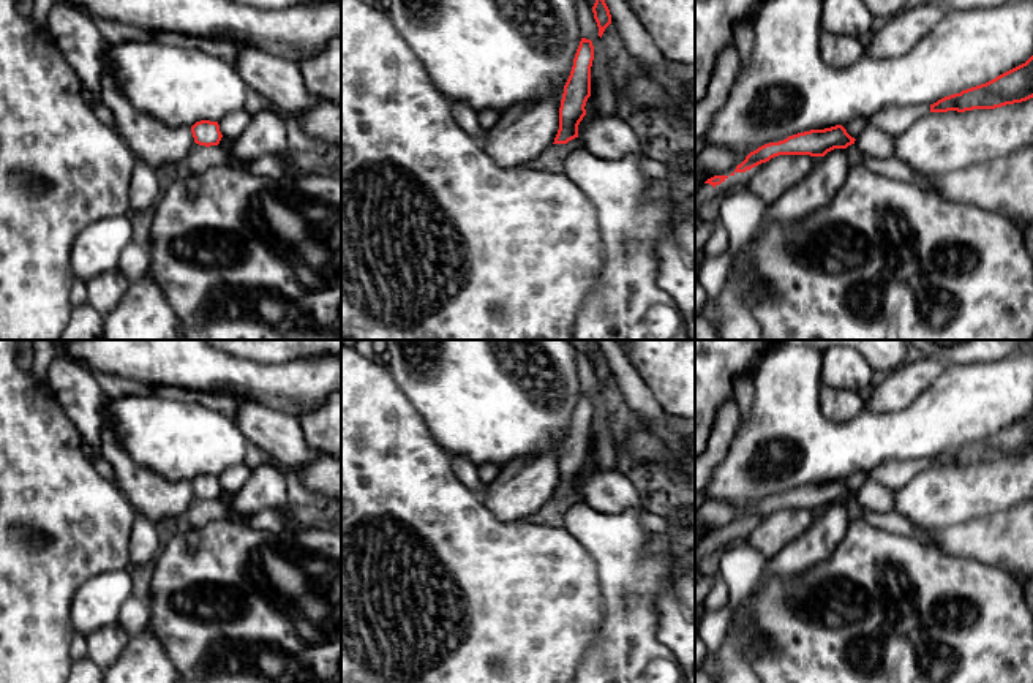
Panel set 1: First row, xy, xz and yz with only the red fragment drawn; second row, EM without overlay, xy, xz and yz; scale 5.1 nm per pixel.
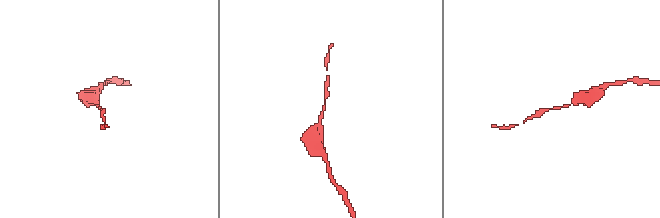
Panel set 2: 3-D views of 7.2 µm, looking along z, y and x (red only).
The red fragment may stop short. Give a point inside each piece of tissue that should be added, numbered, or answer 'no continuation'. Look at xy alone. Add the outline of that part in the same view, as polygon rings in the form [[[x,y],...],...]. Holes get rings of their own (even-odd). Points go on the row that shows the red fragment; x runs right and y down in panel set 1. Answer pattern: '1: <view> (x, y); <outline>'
no continuation

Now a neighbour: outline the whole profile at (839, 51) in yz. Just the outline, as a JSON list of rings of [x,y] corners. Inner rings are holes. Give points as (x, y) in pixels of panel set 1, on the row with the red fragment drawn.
[[[821,30],[820,35],[820,51],[821,58],[834,68],[851,66],[866,54],[866,47],[859,38],[834,35],[826,30]]]

